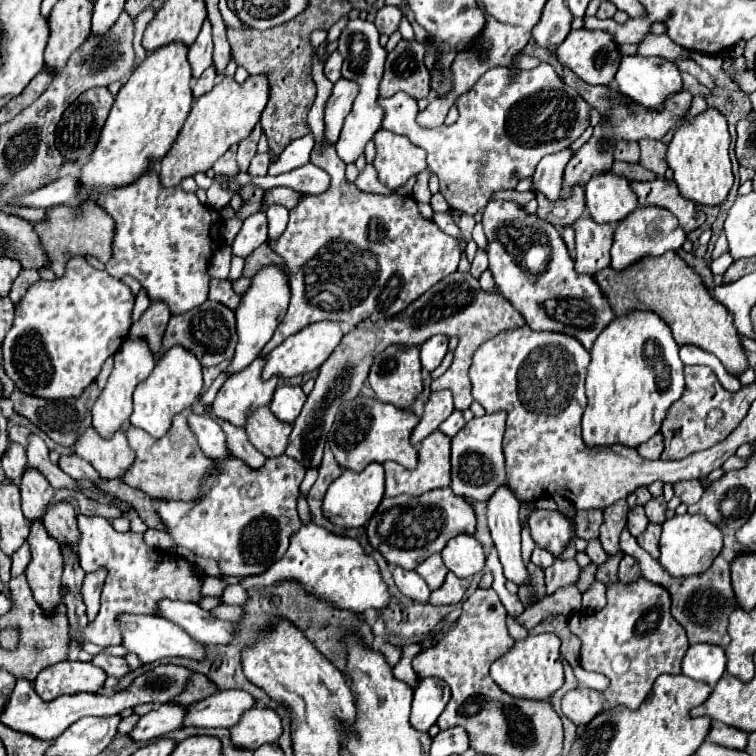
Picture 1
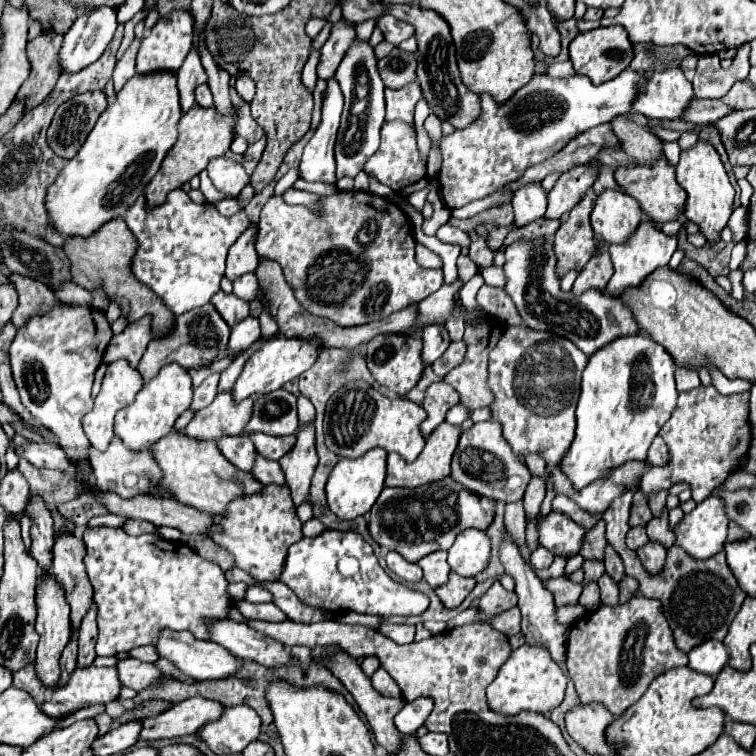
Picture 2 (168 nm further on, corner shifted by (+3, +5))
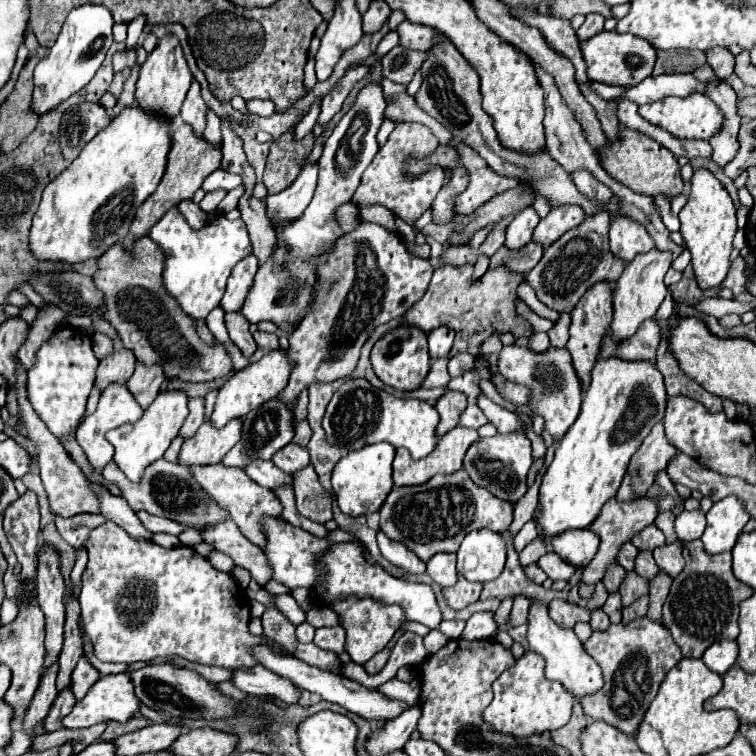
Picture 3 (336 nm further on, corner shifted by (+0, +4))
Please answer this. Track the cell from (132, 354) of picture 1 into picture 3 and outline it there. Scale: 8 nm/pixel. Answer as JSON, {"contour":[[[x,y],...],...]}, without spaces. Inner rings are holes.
{"contour":[[[109,385],[103,393],[101,393],[101,399],[99,399],[99,405],[97,405],[97,411],[93,415],[89,415],[79,427],[77,427],[77,443],[81,445],[83,453],[87,455],[87,461],[91,463],[93,469],[103,469],[109,461],[111,461],[111,445],[107,443],[105,439],[105,433],[111,431],[111,429],[117,429],[119,425],[125,425],[125,423],[135,423],[139,417],[143,415],[143,409],[139,409],[139,405],[135,405],[135,399],[131,399],[131,393],[127,393],[127,387],[125,385]]]}

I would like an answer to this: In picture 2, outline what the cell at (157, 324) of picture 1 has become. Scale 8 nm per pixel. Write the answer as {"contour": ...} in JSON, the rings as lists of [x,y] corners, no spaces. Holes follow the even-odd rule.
{"contour":[[[144,316],[142,320],[128,324],[124,332],[112,338],[112,344],[108,344],[104,352],[104,362],[110,364],[124,358],[130,360],[130,364],[136,368],[150,340],[152,340],[152,316]]]}

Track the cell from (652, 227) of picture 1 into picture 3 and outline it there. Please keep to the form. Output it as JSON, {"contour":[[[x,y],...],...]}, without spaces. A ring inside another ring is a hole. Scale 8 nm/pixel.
{"contour":[[[653,249],[651,253],[635,257],[635,261],[627,263],[623,275],[619,277],[619,289],[613,293],[613,323],[611,323],[611,337],[615,343],[623,343],[637,333],[643,321],[653,319],[659,305],[667,295],[667,287],[663,285],[663,277],[671,267],[671,253],[663,253]]]}

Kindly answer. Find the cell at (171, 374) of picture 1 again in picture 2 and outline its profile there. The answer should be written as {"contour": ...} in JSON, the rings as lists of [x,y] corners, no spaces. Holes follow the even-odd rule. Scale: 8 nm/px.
{"contour":[[[166,364],[148,384],[142,386],[134,402],[116,414],[114,434],[122,438],[124,444],[132,450],[150,450],[150,444],[164,438],[174,428],[176,418],[190,406],[190,402],[192,402],[192,378],[188,370],[182,368],[180,364]]]}

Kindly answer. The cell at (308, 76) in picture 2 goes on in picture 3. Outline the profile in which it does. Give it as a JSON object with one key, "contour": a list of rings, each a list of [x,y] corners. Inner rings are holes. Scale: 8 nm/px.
{"contour":[[[321,103],[313,105],[313,109],[310,109],[309,113],[305,115],[304,118],[296,125],[294,130],[295,140],[301,140],[313,130],[313,127],[317,121],[317,115],[319,115],[319,111],[321,111],[319,107],[321,107]]]}

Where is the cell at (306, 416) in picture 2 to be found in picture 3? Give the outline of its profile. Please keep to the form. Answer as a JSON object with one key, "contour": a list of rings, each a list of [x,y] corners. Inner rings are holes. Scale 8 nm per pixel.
{"contour":[[[297,421],[295,423],[295,437],[293,437],[293,443],[305,447],[307,441],[311,437],[311,427],[307,425],[307,421]]]}

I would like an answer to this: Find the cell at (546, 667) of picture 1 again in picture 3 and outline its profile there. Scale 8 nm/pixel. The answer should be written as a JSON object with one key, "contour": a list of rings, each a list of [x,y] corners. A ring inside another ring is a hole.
{"contour":[[[527,651],[521,659],[517,659],[515,665],[493,683],[493,693],[495,697],[483,711],[483,719],[497,733],[523,739],[535,733],[551,733],[567,725],[571,719],[573,697],[559,683],[545,677],[545,659],[539,653]]]}

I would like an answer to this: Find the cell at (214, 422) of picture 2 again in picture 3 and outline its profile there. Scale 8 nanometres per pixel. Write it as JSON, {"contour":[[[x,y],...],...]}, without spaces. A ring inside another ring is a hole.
{"contour":[[[241,419],[229,421],[223,429],[215,429],[213,425],[205,421],[199,427],[197,437],[183,443],[177,463],[187,467],[215,465],[231,449],[231,445],[239,441],[239,433],[241,433]]]}

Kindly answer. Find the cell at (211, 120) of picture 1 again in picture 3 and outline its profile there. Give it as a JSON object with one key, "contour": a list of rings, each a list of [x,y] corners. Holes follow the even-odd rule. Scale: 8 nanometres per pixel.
{"contour":[[[187,123],[179,125],[173,135],[171,135],[171,149],[169,149],[169,155],[167,155],[167,167],[165,167],[165,173],[163,173],[163,179],[159,183],[159,189],[139,207],[139,213],[135,215],[135,221],[131,223],[131,229],[123,241],[123,247],[129,251],[133,247],[133,241],[143,237],[143,235],[149,235],[151,227],[175,205],[179,205],[183,199],[191,199],[195,195],[195,191],[201,187],[203,179],[213,173],[215,169],[219,169],[221,165],[221,149],[219,147],[211,147],[205,139],[199,139],[195,137],[195,133],[191,133],[191,127]]]}

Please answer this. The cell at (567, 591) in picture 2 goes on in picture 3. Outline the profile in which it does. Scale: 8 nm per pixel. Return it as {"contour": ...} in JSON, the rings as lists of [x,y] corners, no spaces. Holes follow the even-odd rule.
{"contour":[[[553,599],[551,605],[549,605],[549,617],[551,617],[559,627],[573,629],[575,623],[579,623],[579,621],[585,621],[585,623],[587,623],[587,621],[589,621],[589,609],[571,605],[571,603],[561,601],[561,599]]]}

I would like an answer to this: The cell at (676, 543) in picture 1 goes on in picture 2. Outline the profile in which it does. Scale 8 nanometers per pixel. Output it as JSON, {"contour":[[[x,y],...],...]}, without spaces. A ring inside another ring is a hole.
{"contour":[[[708,496],[674,526],[674,544],[694,560],[708,560],[724,548],[726,530],[728,518],[724,514],[724,502]]]}

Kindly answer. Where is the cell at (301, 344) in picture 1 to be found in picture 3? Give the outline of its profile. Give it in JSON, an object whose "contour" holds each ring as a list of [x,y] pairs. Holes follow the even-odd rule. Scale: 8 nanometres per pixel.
{"contour":[[[271,351],[267,353],[259,363],[249,365],[243,371],[237,371],[233,377],[229,377],[229,381],[219,389],[217,393],[217,401],[215,401],[215,409],[209,417],[211,425],[215,425],[217,429],[221,429],[223,425],[227,425],[231,419],[237,417],[245,417],[251,409],[257,409],[259,405],[263,405],[265,401],[271,401],[277,397],[279,391],[283,391],[287,387],[287,377],[291,373],[291,363],[287,361],[287,353],[285,351]]]}

